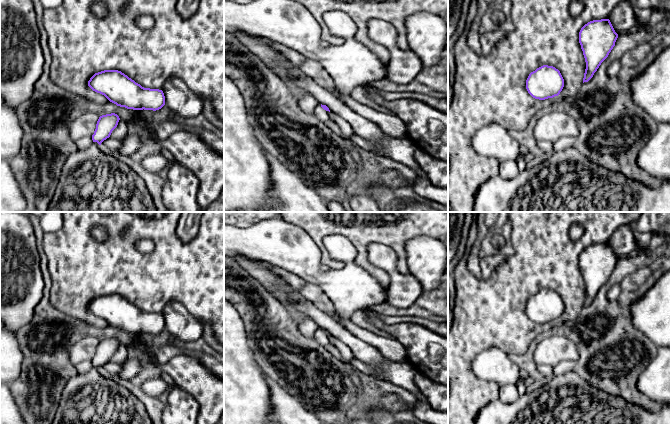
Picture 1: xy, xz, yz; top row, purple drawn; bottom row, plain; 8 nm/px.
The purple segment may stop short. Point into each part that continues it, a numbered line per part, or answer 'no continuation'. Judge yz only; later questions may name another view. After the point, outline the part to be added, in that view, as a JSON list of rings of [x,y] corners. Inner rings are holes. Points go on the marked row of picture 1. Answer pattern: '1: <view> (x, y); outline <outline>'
no continuation

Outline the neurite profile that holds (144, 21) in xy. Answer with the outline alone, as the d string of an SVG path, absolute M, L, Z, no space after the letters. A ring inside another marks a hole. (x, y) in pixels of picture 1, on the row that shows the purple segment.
M141 15L136 19L136 24L142 29L151 29L155 25L155 20L150 15Z

